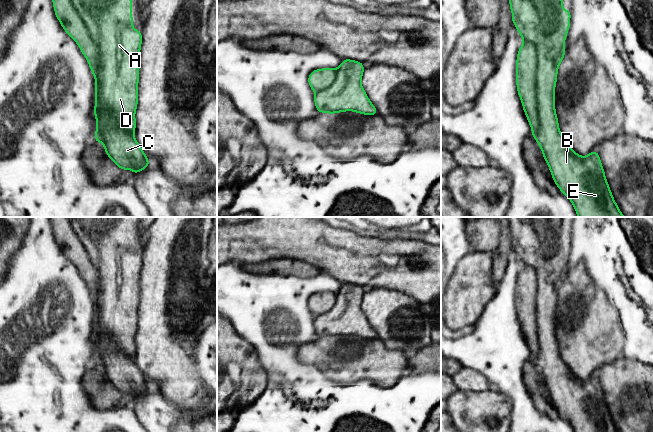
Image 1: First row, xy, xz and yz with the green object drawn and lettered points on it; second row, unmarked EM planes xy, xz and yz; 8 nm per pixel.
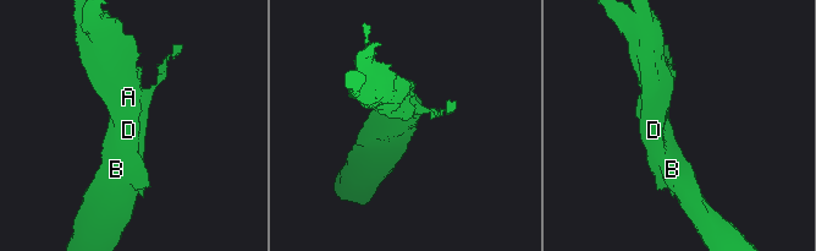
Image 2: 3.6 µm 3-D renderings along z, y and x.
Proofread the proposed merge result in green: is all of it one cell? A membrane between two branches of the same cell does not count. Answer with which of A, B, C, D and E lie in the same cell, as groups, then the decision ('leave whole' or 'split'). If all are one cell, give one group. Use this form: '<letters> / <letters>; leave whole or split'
A B D E / C; split

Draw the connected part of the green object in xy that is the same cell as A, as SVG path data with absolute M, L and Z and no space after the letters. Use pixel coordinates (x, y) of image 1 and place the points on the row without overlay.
M68 217L68 219L99 275L100 290L94 301L96 305L94 340L97 353L93 364L103 368L100 354L102 343L95 339L96 331L126 356L134 358L142 269L142 257L133 253L133 239L130 237L133 231L129 228L134 223L123 221L119 217Z

